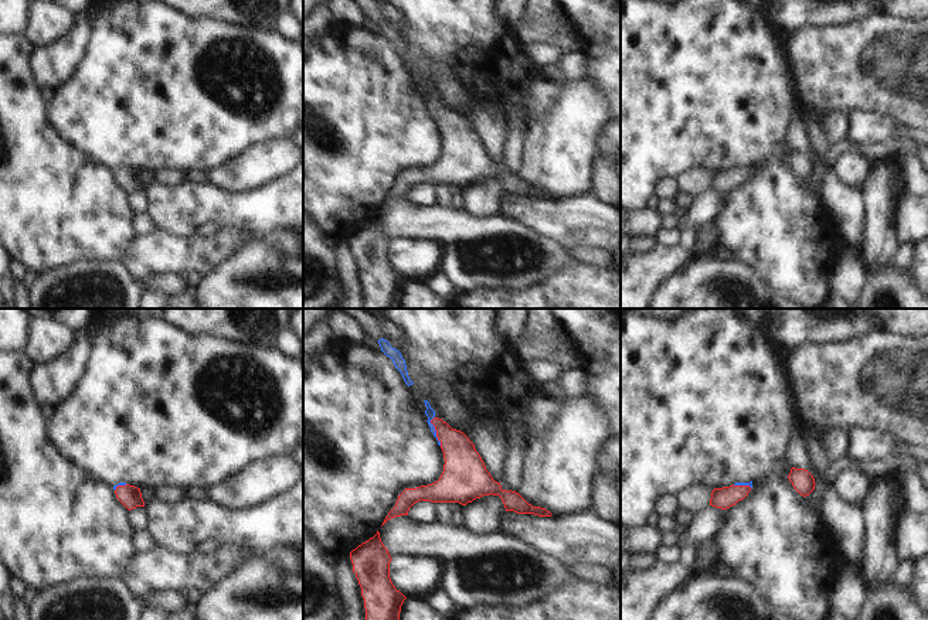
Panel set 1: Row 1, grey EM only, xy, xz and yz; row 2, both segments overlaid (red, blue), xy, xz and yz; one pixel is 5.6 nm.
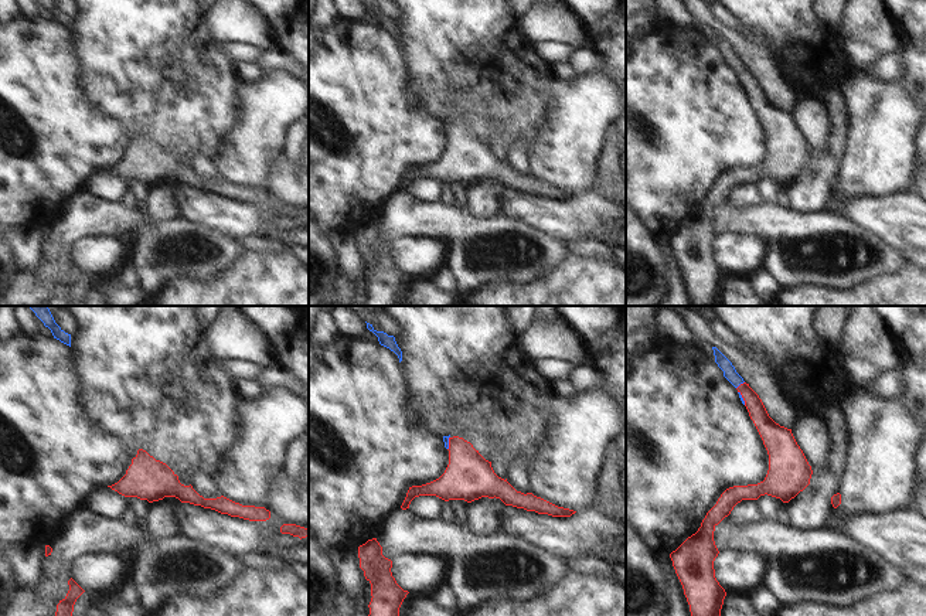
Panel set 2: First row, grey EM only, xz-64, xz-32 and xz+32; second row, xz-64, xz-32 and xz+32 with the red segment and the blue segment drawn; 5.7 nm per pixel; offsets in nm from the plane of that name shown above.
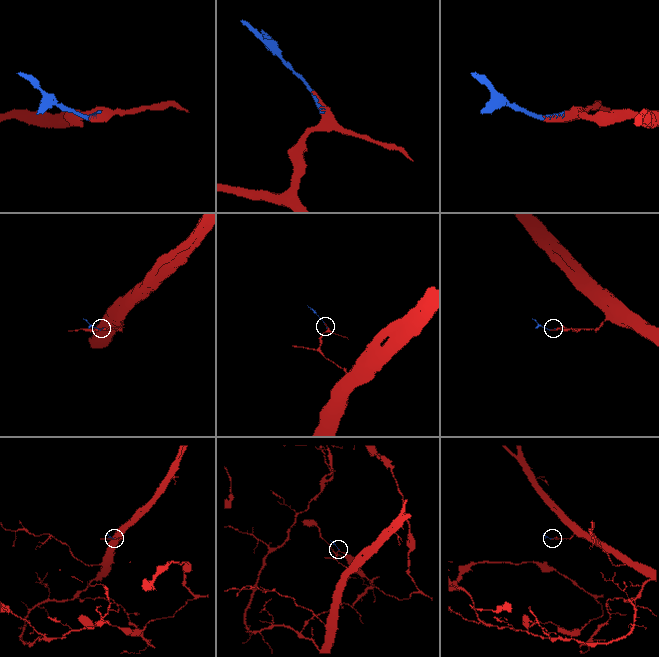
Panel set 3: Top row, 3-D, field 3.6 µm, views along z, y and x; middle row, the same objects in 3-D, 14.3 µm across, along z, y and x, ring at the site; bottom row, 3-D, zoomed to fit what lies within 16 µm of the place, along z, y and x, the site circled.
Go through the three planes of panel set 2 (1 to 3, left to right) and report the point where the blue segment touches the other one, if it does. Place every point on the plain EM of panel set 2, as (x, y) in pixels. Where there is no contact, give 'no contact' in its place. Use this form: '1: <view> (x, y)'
1: no contact
2: xz-32 (449, 126)
3: xz+32 (739, 68)

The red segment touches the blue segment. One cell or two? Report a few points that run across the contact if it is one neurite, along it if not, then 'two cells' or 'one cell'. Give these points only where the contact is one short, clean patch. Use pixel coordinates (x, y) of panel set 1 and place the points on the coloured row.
xz (462, 463), (459, 452), (435, 429), (429, 412) | one cell

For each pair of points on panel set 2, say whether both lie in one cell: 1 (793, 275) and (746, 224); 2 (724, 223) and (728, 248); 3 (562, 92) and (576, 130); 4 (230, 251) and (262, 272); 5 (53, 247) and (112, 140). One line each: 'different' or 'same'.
1: same
2: different
3: same
4: different
5: different

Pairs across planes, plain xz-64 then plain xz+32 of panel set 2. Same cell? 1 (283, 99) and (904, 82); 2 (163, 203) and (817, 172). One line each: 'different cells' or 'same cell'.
1: different cells
2: same cell

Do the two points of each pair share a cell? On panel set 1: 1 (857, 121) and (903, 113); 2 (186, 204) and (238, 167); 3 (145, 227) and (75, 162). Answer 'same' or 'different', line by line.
1: different
2: different
3: different

